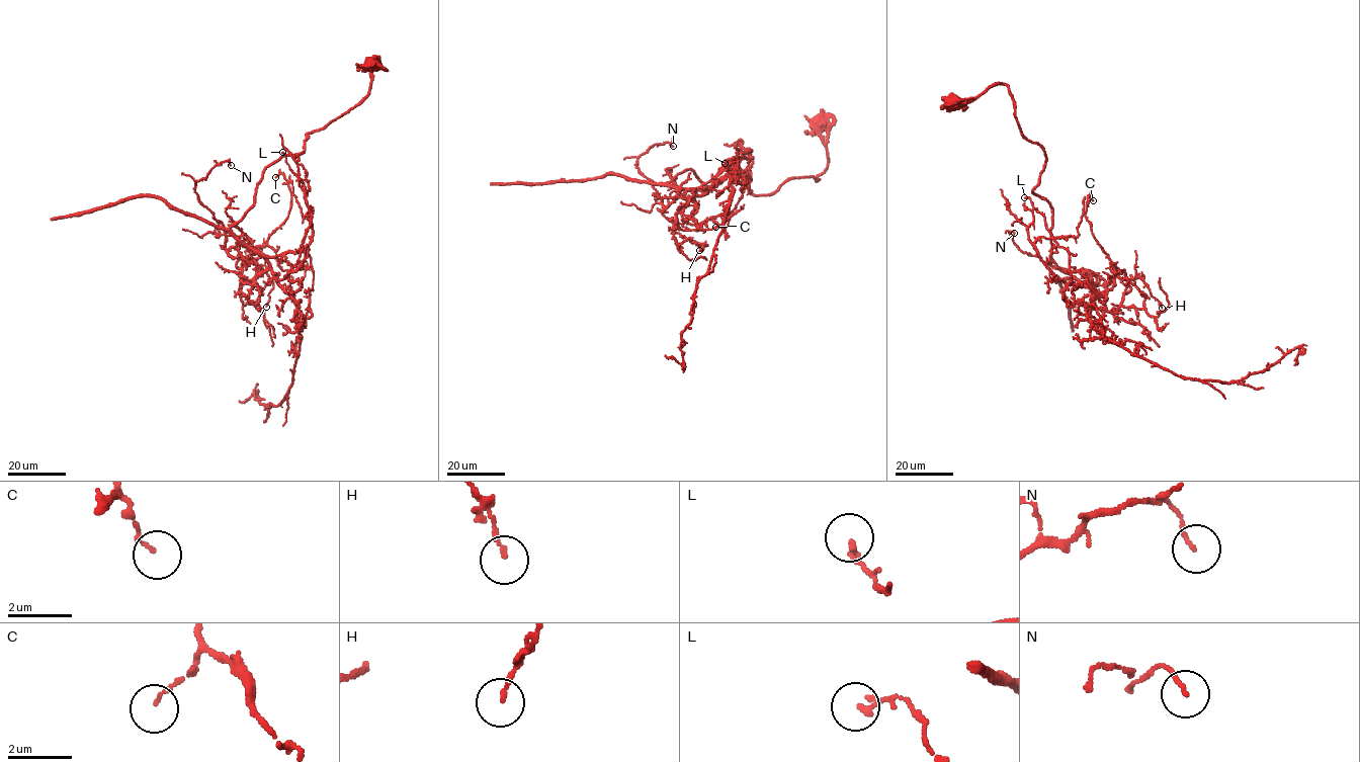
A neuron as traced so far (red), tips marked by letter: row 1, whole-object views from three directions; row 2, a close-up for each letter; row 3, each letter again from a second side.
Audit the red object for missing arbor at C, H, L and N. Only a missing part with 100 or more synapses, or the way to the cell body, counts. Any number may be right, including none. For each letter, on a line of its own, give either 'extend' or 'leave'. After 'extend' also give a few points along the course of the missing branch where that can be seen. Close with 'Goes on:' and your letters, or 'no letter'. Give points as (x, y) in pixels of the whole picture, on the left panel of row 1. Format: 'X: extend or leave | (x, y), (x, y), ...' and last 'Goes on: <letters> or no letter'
C: leave
H: leave
L: leave
N: leave
Goes on: no letter

